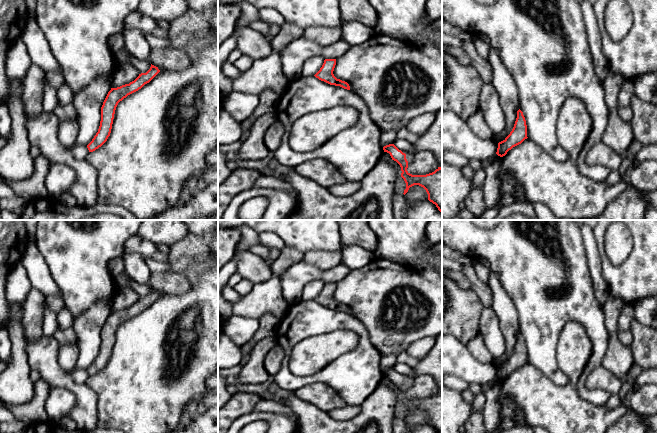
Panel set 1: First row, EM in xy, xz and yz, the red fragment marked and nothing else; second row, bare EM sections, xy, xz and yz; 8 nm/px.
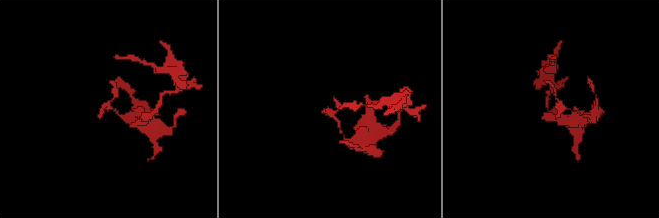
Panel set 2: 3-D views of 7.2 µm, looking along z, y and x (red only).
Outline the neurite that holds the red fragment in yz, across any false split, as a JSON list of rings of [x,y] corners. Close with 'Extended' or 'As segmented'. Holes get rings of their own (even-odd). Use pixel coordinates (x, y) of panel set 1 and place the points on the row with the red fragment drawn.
[[[519,109],[512,131],[503,141],[498,143],[496,154],[500,157],[505,156],[509,150],[521,144],[527,138],[526,120],[523,112]]]. As segmented

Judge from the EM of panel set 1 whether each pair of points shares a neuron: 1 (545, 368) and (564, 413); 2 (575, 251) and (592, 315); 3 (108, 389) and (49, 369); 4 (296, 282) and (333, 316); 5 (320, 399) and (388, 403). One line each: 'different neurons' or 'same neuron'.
1: different neurons
2: same neuron
3: different neurons
4: different neurons
5: different neurons

